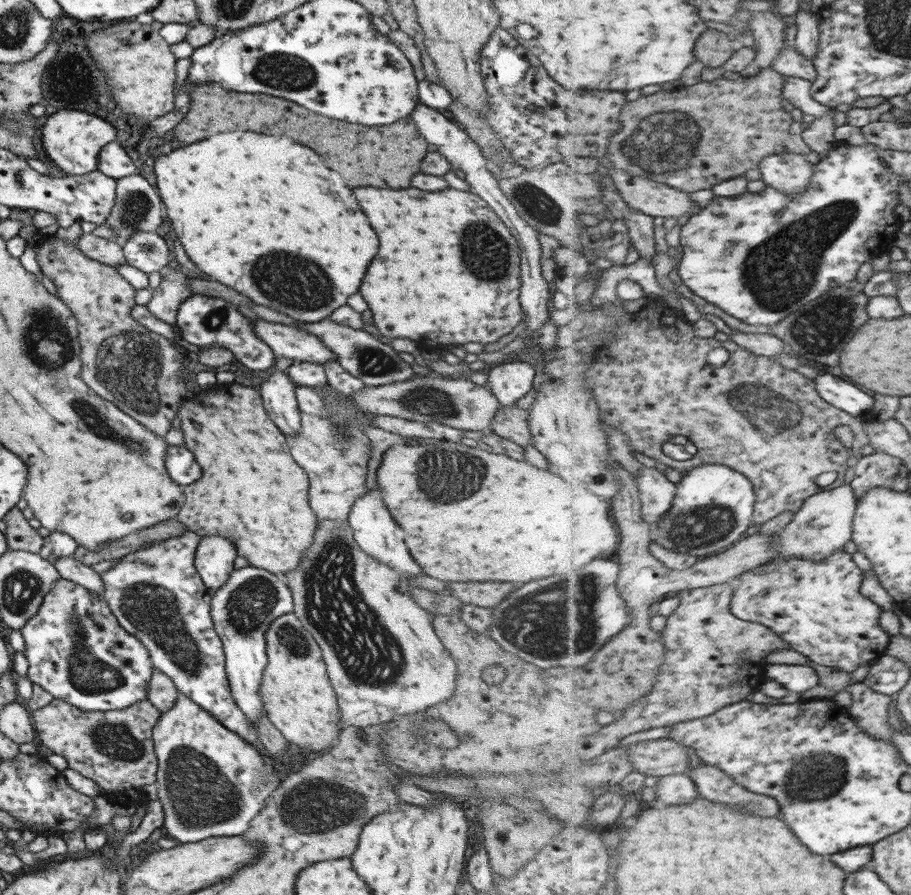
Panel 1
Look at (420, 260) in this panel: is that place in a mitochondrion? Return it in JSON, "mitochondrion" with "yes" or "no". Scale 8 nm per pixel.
{"mitochondrion":"no"}

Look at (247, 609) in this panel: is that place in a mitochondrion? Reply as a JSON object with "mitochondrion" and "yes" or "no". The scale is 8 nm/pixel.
{"mitochondrion":"yes"}

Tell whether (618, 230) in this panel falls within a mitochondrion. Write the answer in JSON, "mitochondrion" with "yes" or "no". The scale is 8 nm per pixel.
{"mitochondrion":"no"}

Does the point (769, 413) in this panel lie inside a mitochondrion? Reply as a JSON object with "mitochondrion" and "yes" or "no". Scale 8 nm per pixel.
{"mitochondrion":"yes"}

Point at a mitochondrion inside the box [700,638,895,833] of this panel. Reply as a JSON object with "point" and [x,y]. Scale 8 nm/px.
{"point":[819,784]}

